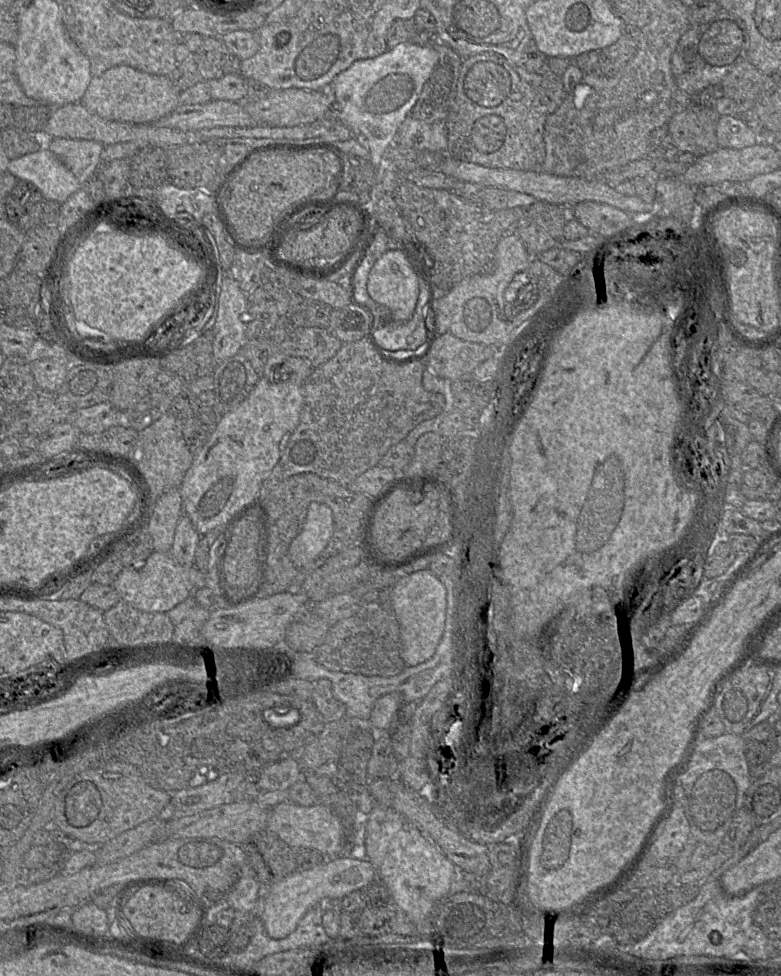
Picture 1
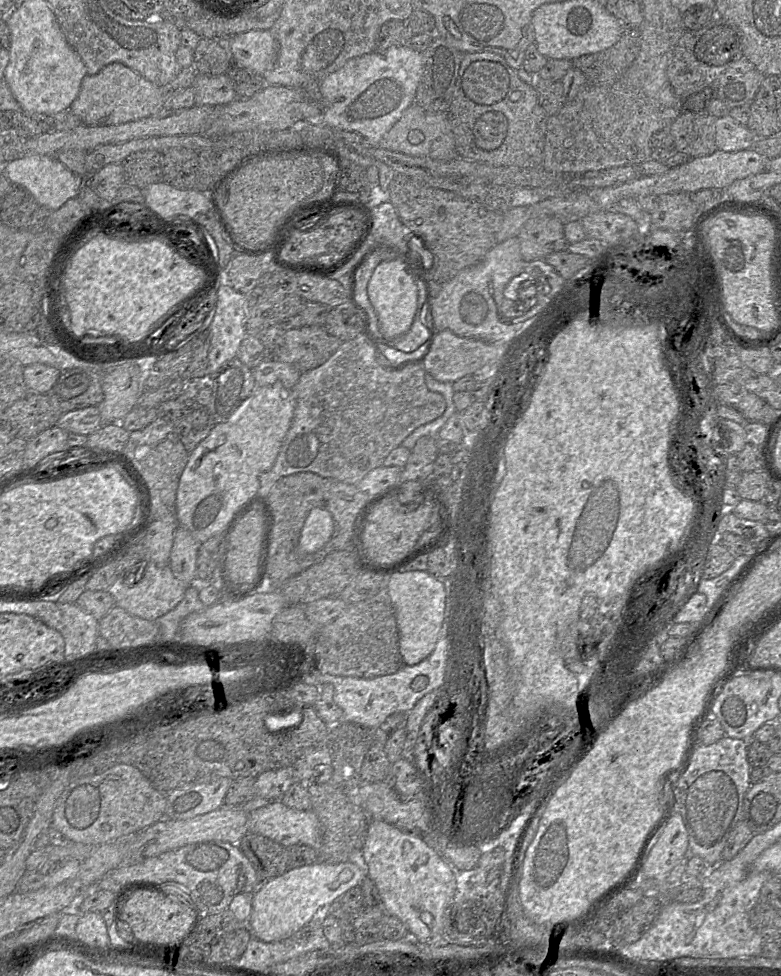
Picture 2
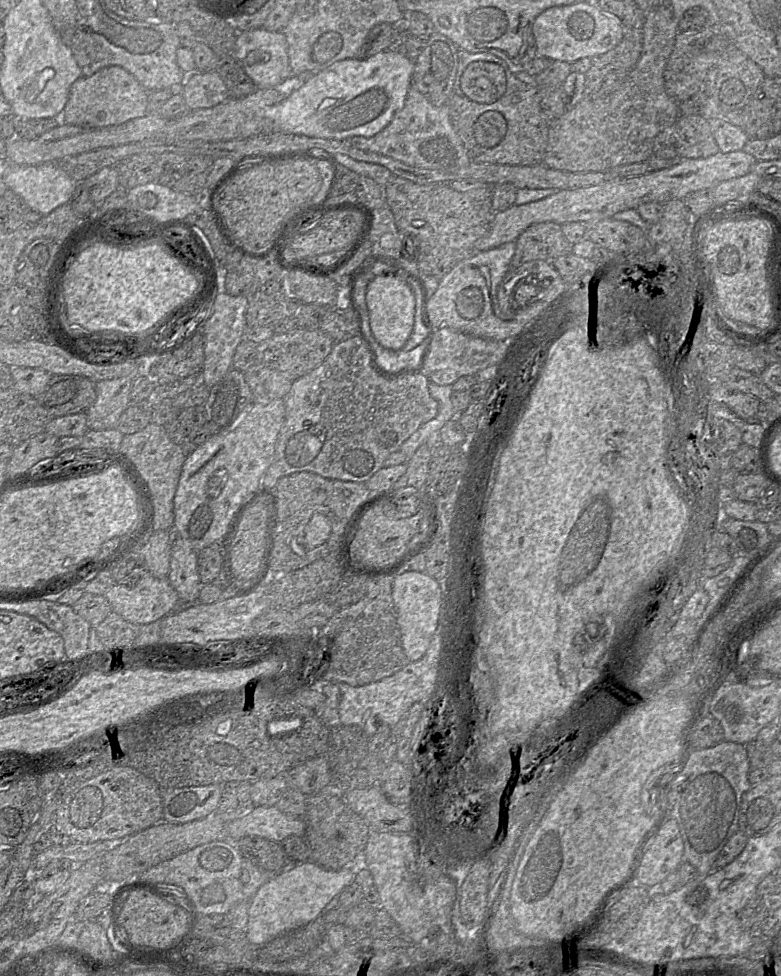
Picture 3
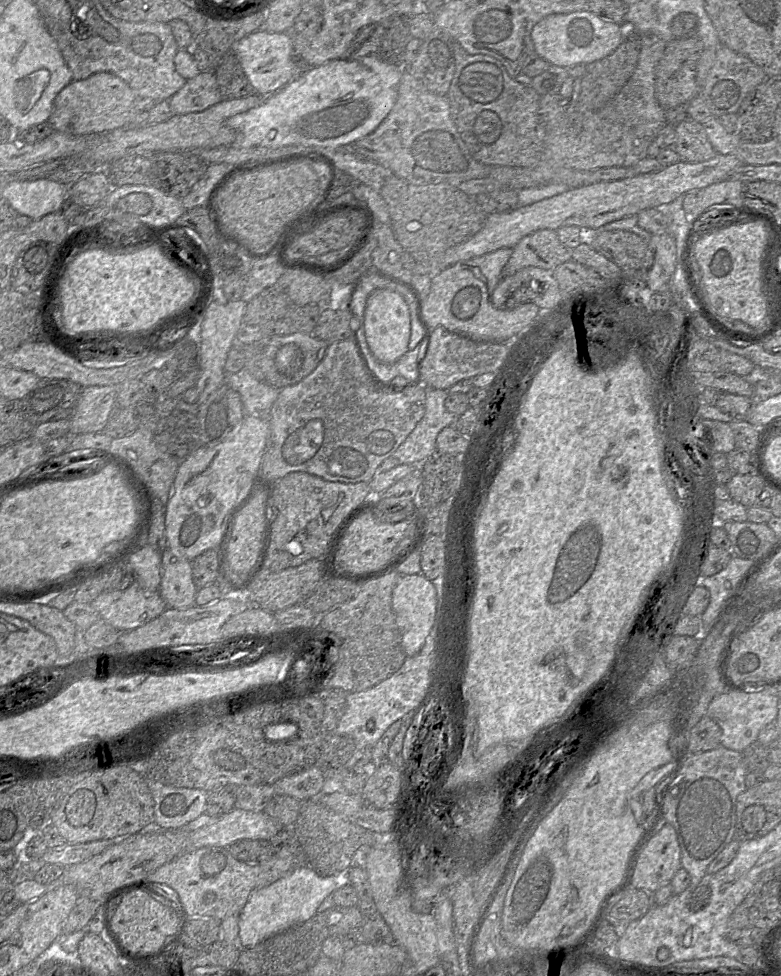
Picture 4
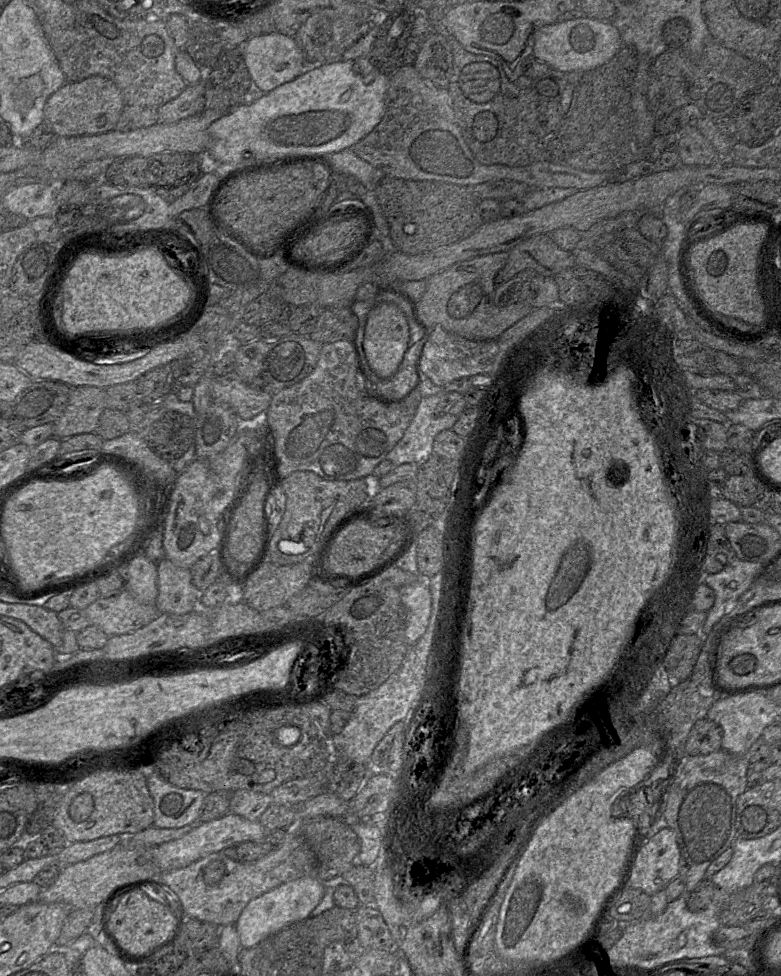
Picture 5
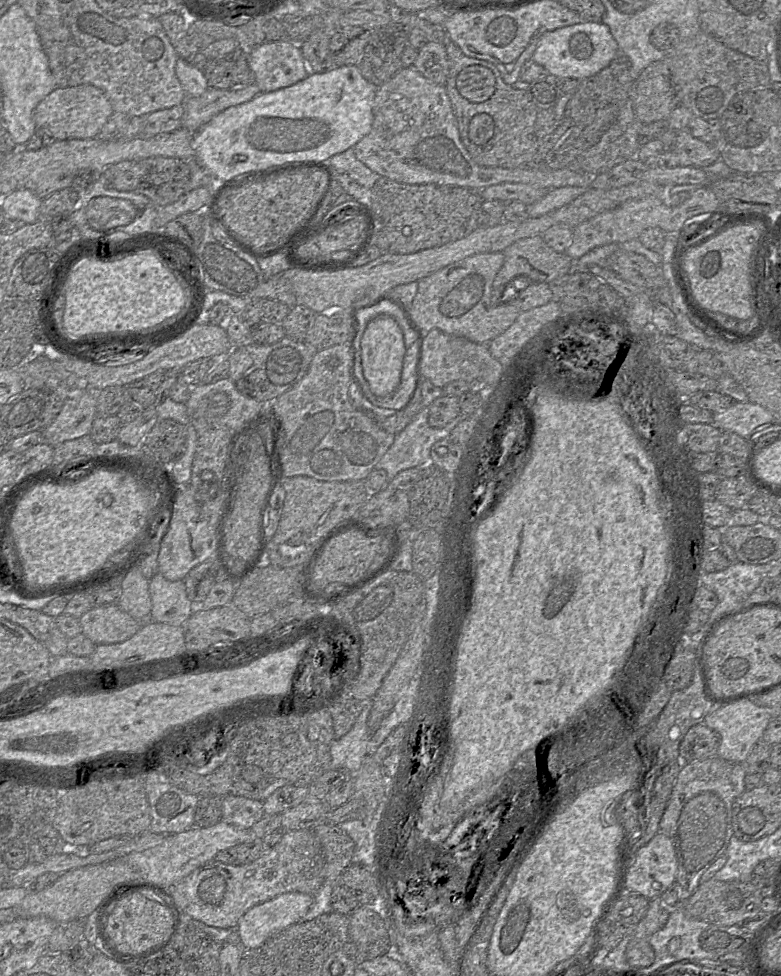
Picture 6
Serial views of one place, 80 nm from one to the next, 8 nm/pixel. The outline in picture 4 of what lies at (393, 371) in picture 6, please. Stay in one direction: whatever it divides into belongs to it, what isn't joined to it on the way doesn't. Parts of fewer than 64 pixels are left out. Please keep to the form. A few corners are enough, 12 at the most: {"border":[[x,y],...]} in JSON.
{"border":[[377,289],[365,309],[374,357],[392,364],[407,351],[410,307]]}

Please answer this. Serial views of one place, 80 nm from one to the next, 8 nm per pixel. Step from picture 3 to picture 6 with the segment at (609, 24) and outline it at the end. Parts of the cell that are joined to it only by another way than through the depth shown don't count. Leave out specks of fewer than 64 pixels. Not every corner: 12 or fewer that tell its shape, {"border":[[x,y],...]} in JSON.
{"border":[[602,22],[547,31],[532,60],[560,80],[588,79],[619,48]]}

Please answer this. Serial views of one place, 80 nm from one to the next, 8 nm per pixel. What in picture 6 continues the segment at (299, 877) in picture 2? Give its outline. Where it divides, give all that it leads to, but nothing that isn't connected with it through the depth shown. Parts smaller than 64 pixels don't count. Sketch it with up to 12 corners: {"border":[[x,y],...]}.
{"border":[[287,892],[253,906],[236,927],[257,948],[303,921],[313,895]]}

